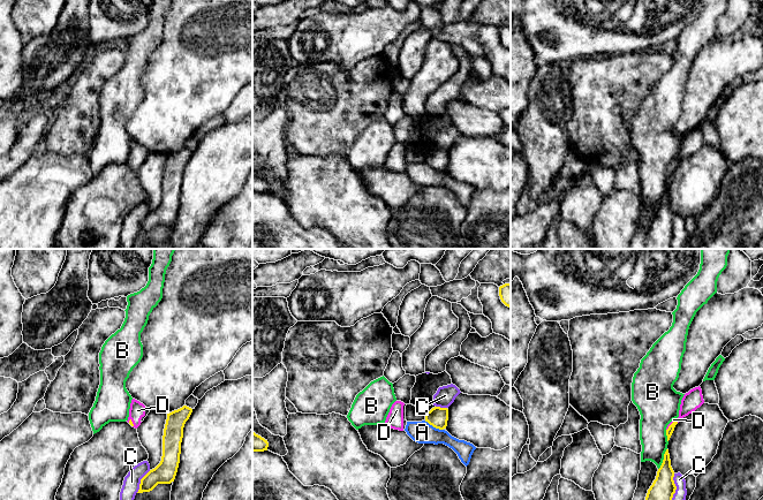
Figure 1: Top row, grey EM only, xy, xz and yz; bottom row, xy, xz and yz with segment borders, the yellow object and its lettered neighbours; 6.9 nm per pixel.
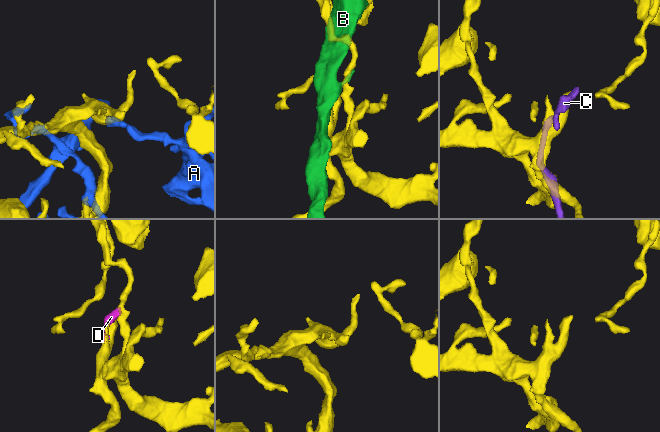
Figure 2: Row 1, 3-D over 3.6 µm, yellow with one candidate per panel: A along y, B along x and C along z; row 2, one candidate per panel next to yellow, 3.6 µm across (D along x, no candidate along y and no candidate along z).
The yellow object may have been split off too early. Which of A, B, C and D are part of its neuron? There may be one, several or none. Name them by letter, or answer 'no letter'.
D

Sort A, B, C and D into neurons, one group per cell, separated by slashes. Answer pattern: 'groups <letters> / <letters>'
groups A / B / C / D

